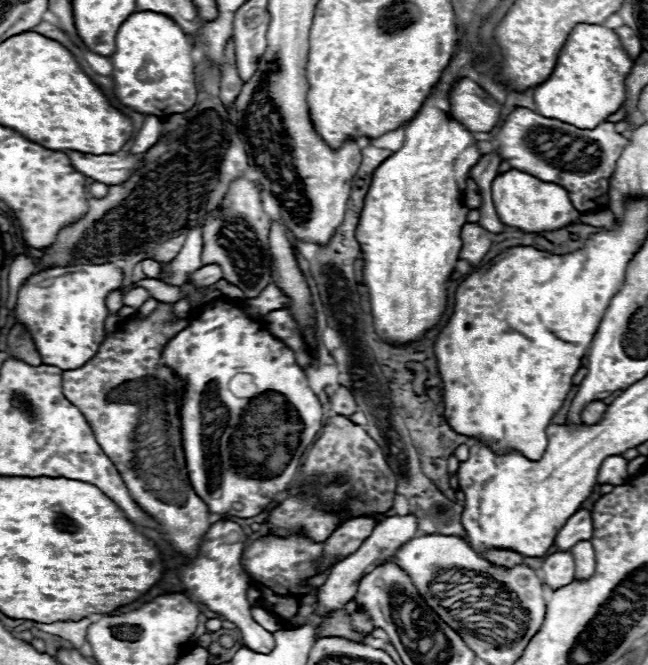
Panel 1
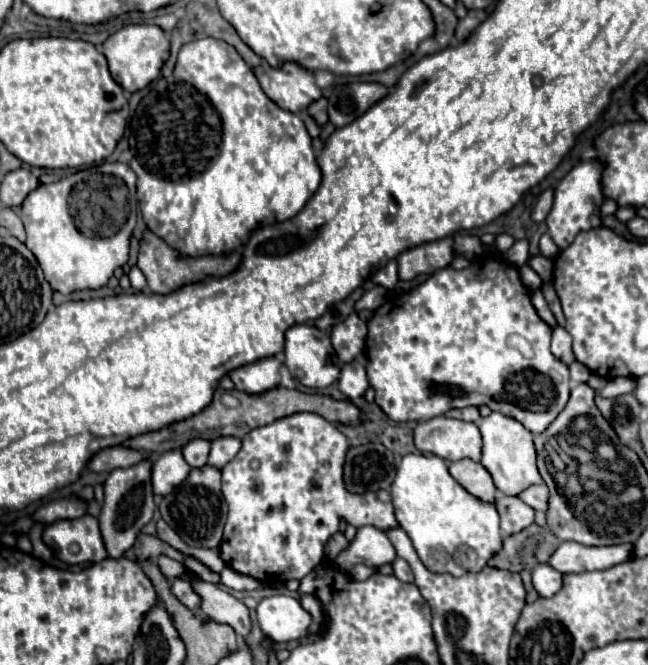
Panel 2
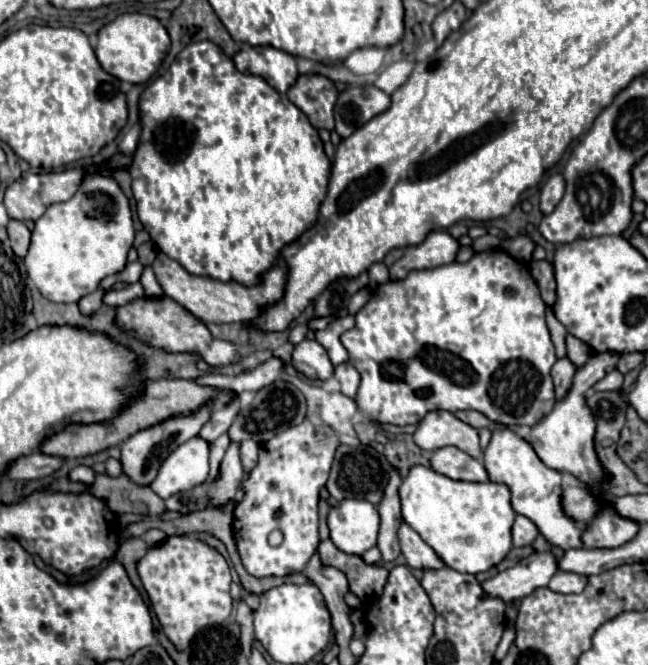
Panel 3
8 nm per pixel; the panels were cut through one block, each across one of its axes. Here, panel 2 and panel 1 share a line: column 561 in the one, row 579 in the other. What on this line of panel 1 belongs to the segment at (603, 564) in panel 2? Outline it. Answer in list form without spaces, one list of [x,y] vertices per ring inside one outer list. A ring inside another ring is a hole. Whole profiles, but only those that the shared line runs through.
[[[566,550],[566,552],[554,552],[554,554],[546,556],[542,570],[544,570],[544,582],[552,590],[566,586],[574,578],[574,556],[572,556],[572,552]]]

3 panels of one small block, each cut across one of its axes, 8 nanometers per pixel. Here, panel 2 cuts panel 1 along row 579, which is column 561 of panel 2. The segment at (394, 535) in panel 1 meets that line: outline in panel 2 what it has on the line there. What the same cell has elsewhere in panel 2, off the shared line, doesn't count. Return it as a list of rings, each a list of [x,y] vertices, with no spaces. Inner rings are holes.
[[[556,326],[552,332],[552,354],[568,366],[576,360],[572,352],[572,336],[562,326]]]

